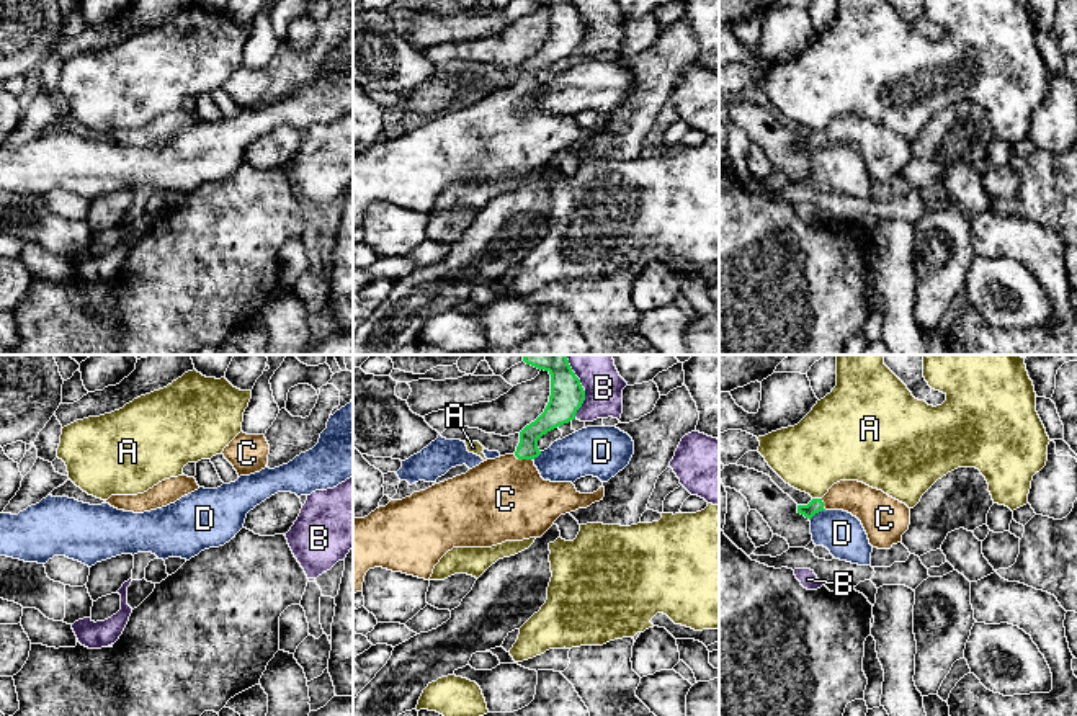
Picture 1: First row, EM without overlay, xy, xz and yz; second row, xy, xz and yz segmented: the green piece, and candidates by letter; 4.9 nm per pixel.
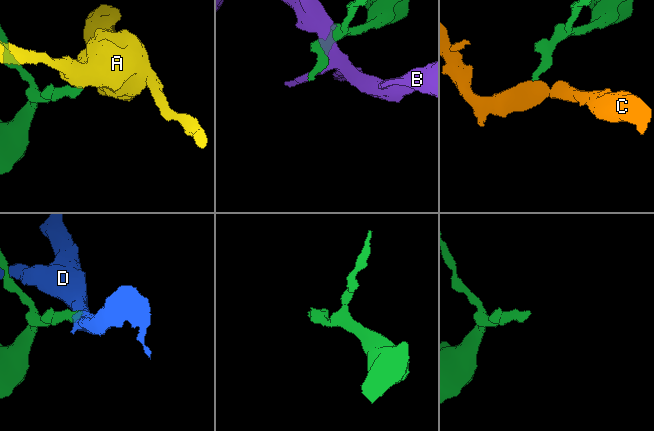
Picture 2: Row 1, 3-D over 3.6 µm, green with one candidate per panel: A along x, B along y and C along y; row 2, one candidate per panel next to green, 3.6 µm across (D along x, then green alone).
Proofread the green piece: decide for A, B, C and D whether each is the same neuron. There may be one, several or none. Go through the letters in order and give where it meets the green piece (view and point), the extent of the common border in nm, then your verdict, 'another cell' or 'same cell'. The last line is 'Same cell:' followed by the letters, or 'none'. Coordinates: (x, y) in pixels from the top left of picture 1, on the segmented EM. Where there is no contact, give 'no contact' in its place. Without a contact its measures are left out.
A: yz (817, 499) | 50 nm | another cell
B: xz (582, 402) | 150 nm | another cell
C: xz (523, 458) | 100 nm | same cell
D: yz (816, 512) | 100 nm | another cell
Same cell: C

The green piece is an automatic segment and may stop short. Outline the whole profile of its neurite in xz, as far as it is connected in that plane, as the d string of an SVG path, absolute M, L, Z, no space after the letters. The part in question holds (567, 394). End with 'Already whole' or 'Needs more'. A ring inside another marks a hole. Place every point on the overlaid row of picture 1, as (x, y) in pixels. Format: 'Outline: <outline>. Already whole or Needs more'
Outline: M525 355L523 361L551 374L551 396L544 412L520 432L516 451L487 459L466 474L402 500L391 500L364 518L353 518L353 593L363 590L369 569L382 567L430 580L435 566L453 548L492 548L505 541L541 538L561 515L603 500L603 486L593 494L580 494L572 482L541 477L533 461L541 454L538 440L575 418L585 391L565 355Z. Needs more

